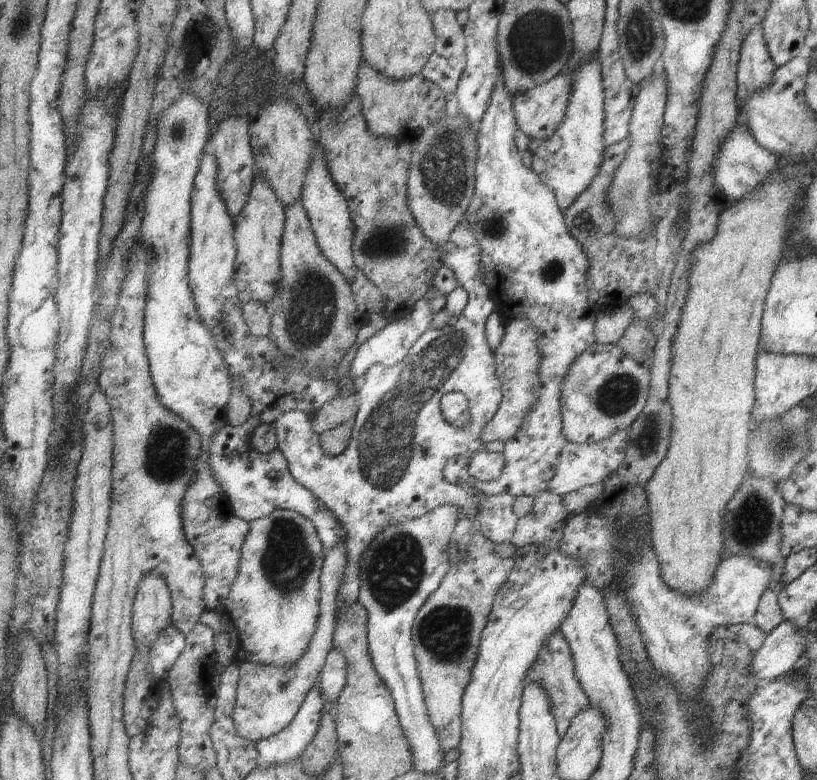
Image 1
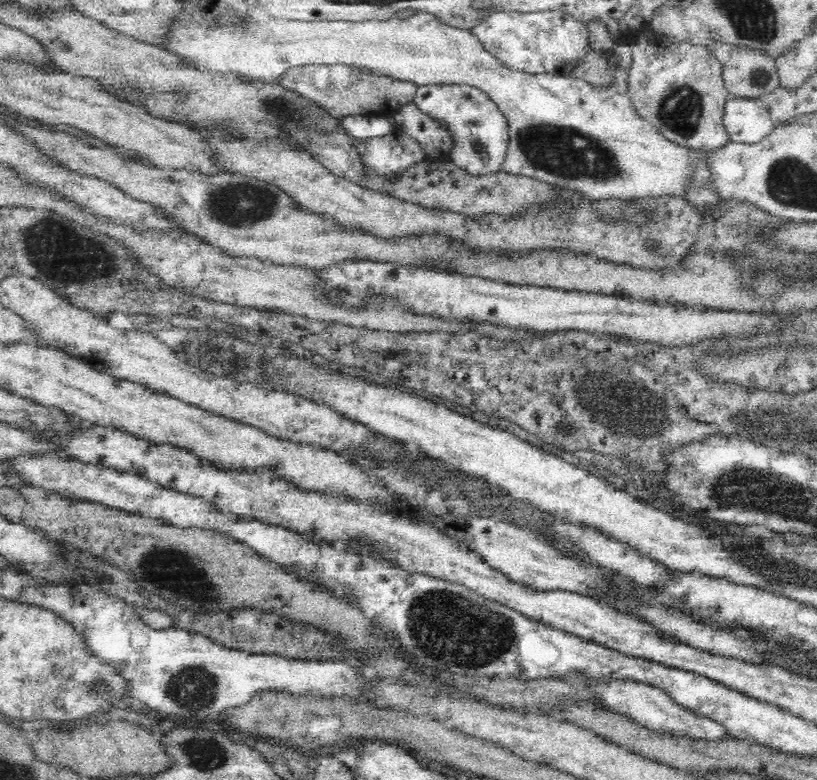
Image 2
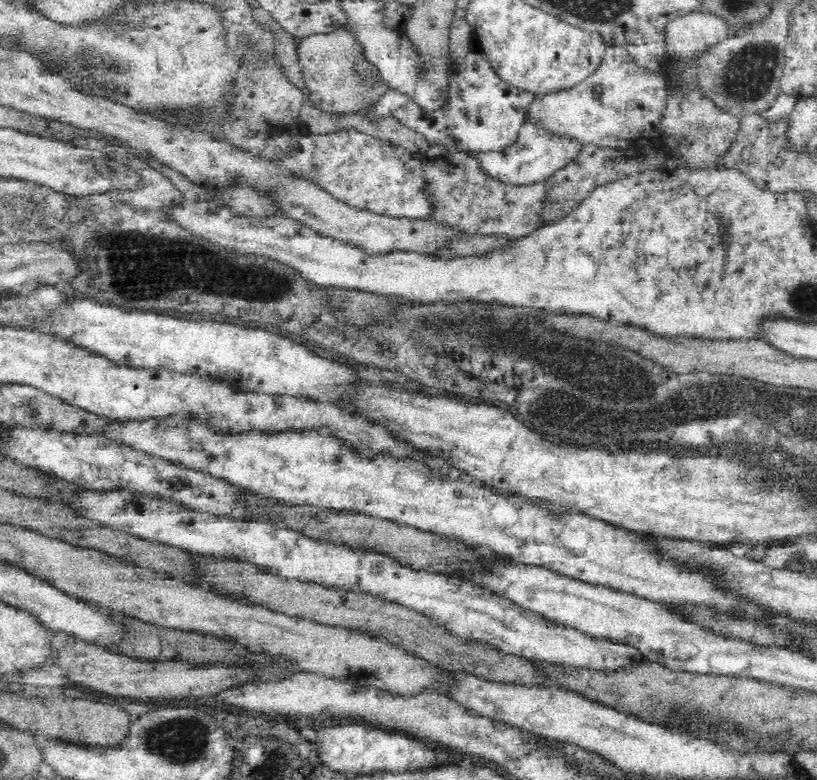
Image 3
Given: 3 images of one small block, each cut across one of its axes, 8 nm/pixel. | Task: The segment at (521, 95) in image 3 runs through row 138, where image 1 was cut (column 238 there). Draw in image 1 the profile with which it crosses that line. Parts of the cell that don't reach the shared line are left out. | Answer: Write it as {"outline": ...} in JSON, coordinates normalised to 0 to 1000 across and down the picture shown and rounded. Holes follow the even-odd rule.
{"outline":[[[310,531],[291,546],[282,546],[273,540],[257,574],[257,591],[262,595],[263,610],[267,610],[272,624],[278,629],[278,636],[282,636],[288,659],[307,669],[328,663],[339,653],[364,655],[384,669],[398,705],[412,701],[419,692],[415,687],[419,679],[416,668],[399,646],[389,641],[381,627],[371,623],[357,609],[346,579],[339,574],[334,579],[321,582],[310,574],[308,556],[317,544],[318,536]]]}

